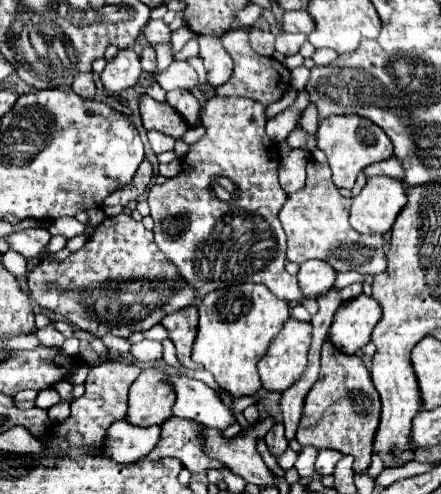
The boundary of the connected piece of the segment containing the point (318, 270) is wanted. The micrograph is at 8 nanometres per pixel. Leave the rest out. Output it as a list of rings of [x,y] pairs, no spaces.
[[[317,259],[315,261],[306,261],[297,273],[299,289],[303,291],[305,296],[317,295],[317,293],[332,287],[335,275],[337,273],[333,271],[333,267],[329,267],[323,261],[317,261]]]

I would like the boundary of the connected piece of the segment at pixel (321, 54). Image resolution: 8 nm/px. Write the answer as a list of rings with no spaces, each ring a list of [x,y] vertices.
[[[317,49],[317,51],[313,53],[315,65],[329,65],[329,63],[333,63],[335,59],[337,59],[337,53],[331,51],[331,49]]]

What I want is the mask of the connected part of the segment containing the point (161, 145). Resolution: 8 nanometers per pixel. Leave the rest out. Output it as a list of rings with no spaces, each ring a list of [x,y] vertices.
[[[149,131],[149,143],[153,147],[155,153],[163,153],[163,151],[173,151],[173,145],[175,145],[175,139],[165,135],[165,133],[159,133],[159,131]]]

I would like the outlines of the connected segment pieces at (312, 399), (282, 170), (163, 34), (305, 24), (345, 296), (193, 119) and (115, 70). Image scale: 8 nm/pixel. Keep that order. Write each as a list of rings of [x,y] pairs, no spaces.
[[[325,341],[321,351],[321,373],[315,385],[309,389],[301,423],[297,429],[297,441],[317,449],[337,449],[355,457],[355,473],[365,471],[373,457],[373,437],[381,419],[381,399],[371,383],[371,373],[357,355],[345,355]]]
[[[299,147],[291,151],[287,157],[283,157],[279,167],[279,183],[285,189],[285,193],[295,193],[305,183],[305,165],[309,161],[309,149]]]
[[[149,21],[147,27],[143,27],[143,35],[151,45],[167,43],[171,39],[171,29],[163,21]]]
[[[287,11],[283,15],[283,31],[287,31],[287,33],[309,35],[313,31],[313,27],[315,27],[315,23],[307,11]]]
[[[353,283],[353,285],[347,285],[347,287],[339,289],[339,297],[341,297],[341,301],[345,303],[345,301],[355,299],[355,297],[361,293],[361,287],[363,287],[363,283]]]
[[[177,89],[177,91],[169,91],[167,93],[167,103],[183,117],[183,121],[187,123],[187,127],[195,127],[199,123],[199,101],[195,99],[193,93]]]
[[[121,49],[101,73],[105,89],[119,93],[137,85],[143,69],[139,65],[139,53],[135,49]]]

